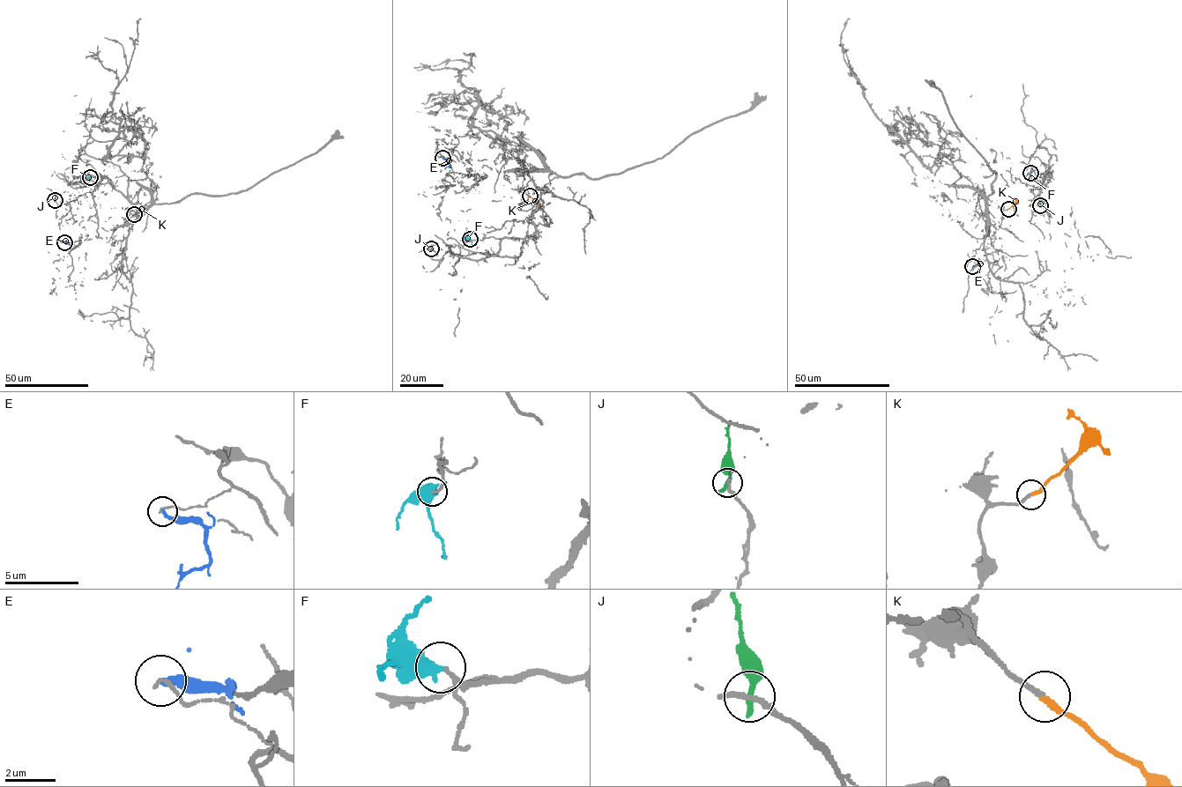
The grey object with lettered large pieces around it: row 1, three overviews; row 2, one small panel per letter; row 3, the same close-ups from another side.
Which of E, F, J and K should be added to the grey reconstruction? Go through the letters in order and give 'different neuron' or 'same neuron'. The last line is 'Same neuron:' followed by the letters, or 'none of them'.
E: different neuron
F: different neuron
J: different neuron
K: same neuron
Same neuron: K

